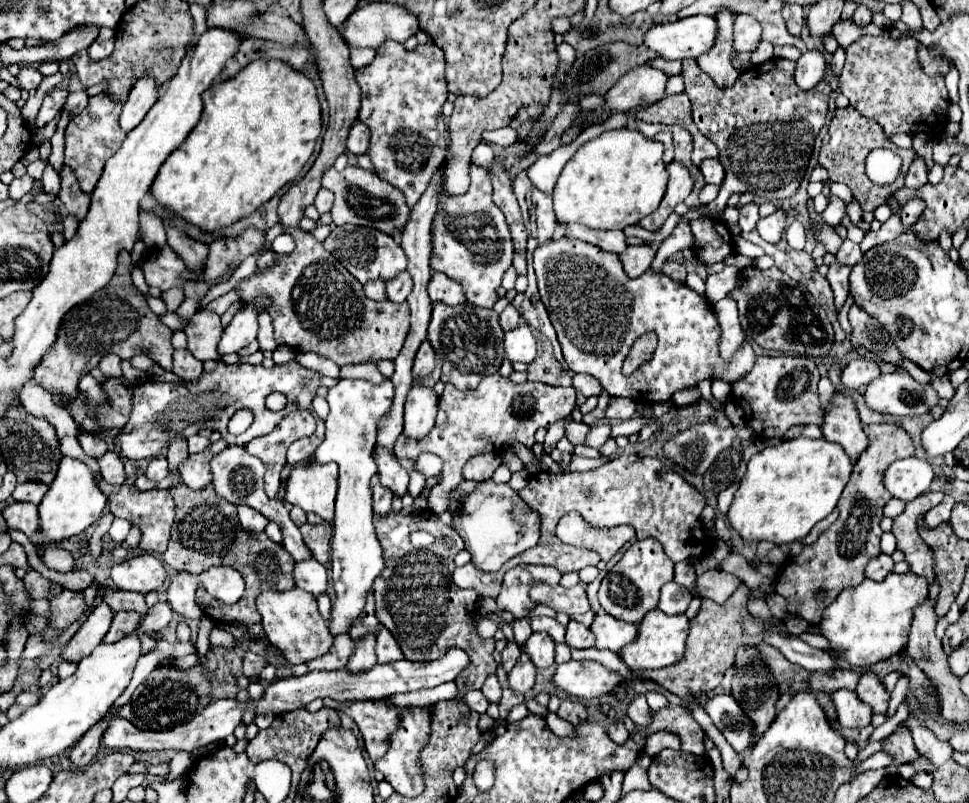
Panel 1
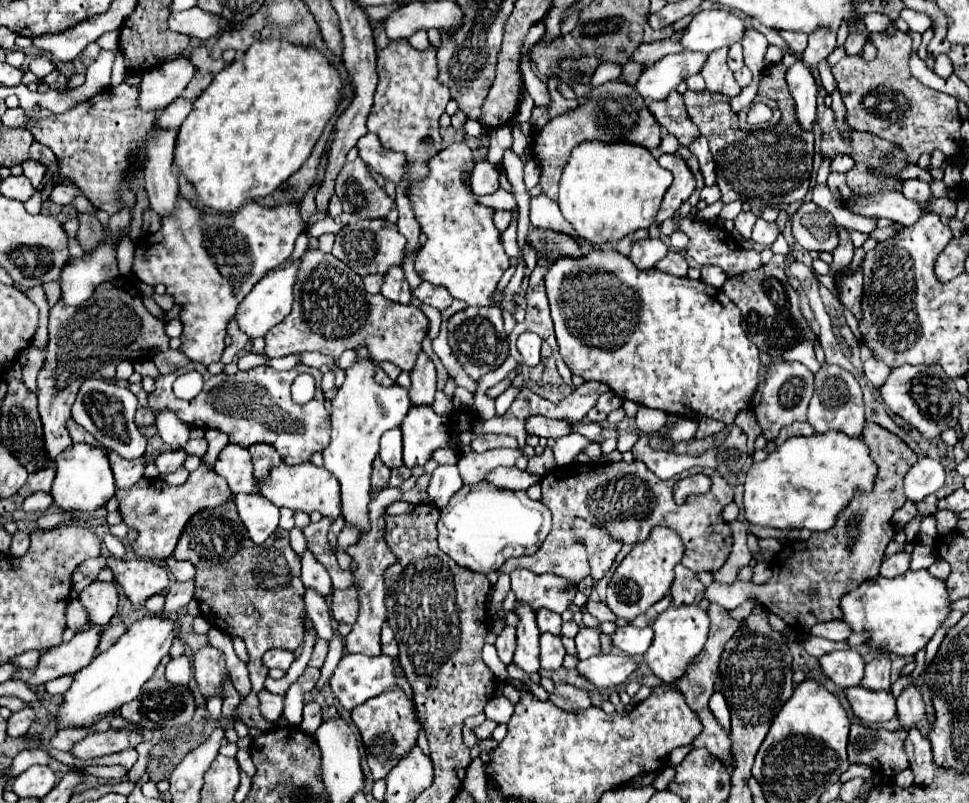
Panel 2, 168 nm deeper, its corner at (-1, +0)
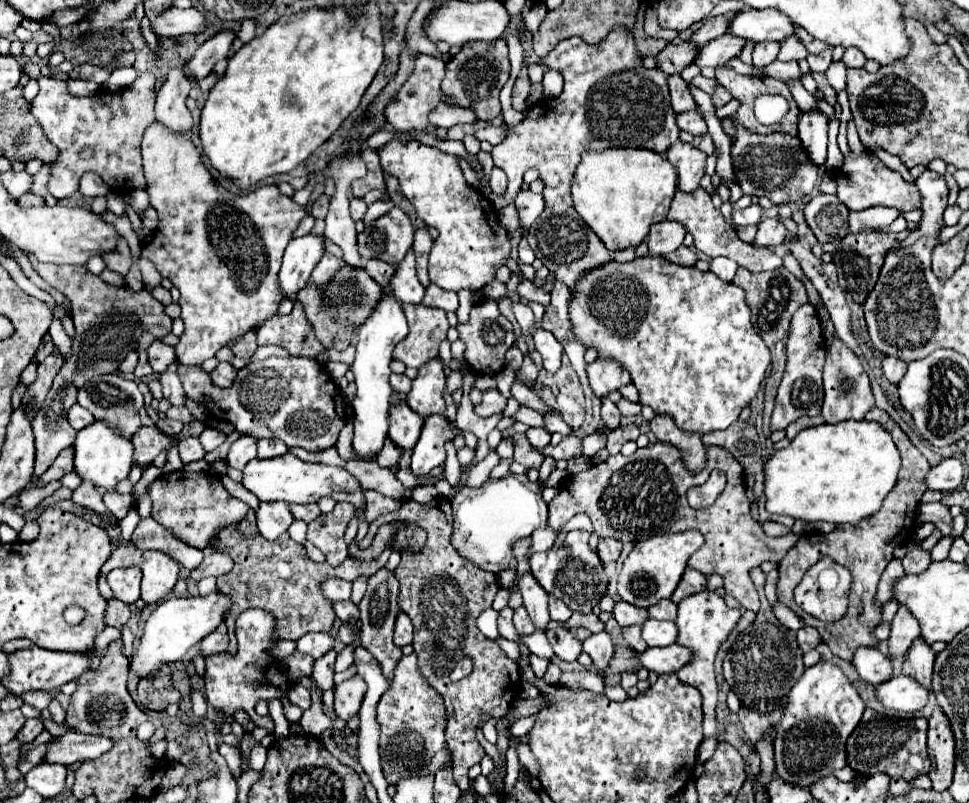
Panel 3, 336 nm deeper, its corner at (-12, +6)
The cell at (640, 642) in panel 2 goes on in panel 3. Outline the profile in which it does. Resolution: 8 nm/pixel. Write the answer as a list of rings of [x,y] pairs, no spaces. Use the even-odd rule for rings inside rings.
[[[648,619],[642,625],[642,639],[650,647],[668,647],[678,641],[678,627],[672,621]]]

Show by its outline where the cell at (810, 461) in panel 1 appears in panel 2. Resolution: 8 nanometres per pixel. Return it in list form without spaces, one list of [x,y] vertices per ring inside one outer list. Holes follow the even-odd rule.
[[[829,431],[813,437],[793,437],[767,455],[767,459],[753,463],[747,471],[743,493],[743,521],[747,525],[775,527],[775,529],[809,529],[827,531],[833,527],[837,513],[853,497],[855,487],[869,491],[873,487],[877,467],[869,457],[869,449],[863,439],[853,439],[837,431]]]

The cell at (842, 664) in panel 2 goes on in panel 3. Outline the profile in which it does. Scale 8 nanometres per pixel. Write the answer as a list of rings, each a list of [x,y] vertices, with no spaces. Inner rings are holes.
[[[858,649],[852,663],[858,669],[860,677],[872,685],[886,683],[894,673],[892,659],[878,649]]]

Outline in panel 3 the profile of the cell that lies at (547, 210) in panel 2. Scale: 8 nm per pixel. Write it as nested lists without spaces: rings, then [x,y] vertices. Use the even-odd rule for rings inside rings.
[[[522,189],[518,191],[514,205],[518,209],[518,217],[520,217],[520,233],[528,235],[528,231],[532,229],[532,223],[540,217],[540,213],[544,211],[544,199],[538,193],[532,193],[530,189]]]

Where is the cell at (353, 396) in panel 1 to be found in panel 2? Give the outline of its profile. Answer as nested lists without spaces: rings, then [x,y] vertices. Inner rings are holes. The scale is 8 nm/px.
[[[359,349],[361,361],[345,371],[345,383],[339,387],[331,401],[331,443],[323,451],[325,467],[341,483],[341,515],[349,527],[359,531],[359,537],[369,531],[369,501],[371,501],[371,465],[379,451],[379,439],[387,429],[395,429],[403,423],[409,411],[407,389],[397,383],[383,387],[373,381],[373,365],[369,363],[367,351]]]

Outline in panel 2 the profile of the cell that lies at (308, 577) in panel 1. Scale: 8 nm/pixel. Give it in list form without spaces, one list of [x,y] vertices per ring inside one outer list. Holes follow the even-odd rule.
[[[305,589],[305,611],[307,611],[307,619],[315,625],[317,635],[329,641],[333,629],[331,629],[331,615],[325,597],[321,597],[317,591]]]

